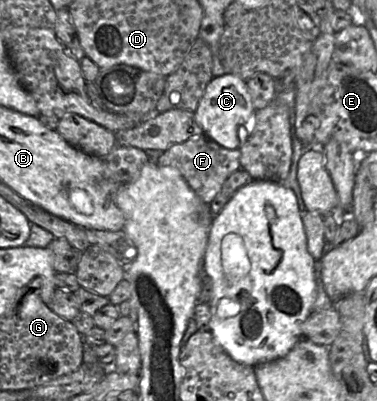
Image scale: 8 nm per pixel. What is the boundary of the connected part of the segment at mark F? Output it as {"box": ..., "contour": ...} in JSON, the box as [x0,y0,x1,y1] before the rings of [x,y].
{"box":[156,134,241,205],"contour":[[[201,134],[185,142],[173,145],[161,154],[156,163],[159,166],[169,166],[178,169],[187,184],[202,202],[210,205],[220,191],[225,180],[233,172],[241,168],[240,159],[240,148],[224,148],[214,140]]]}

